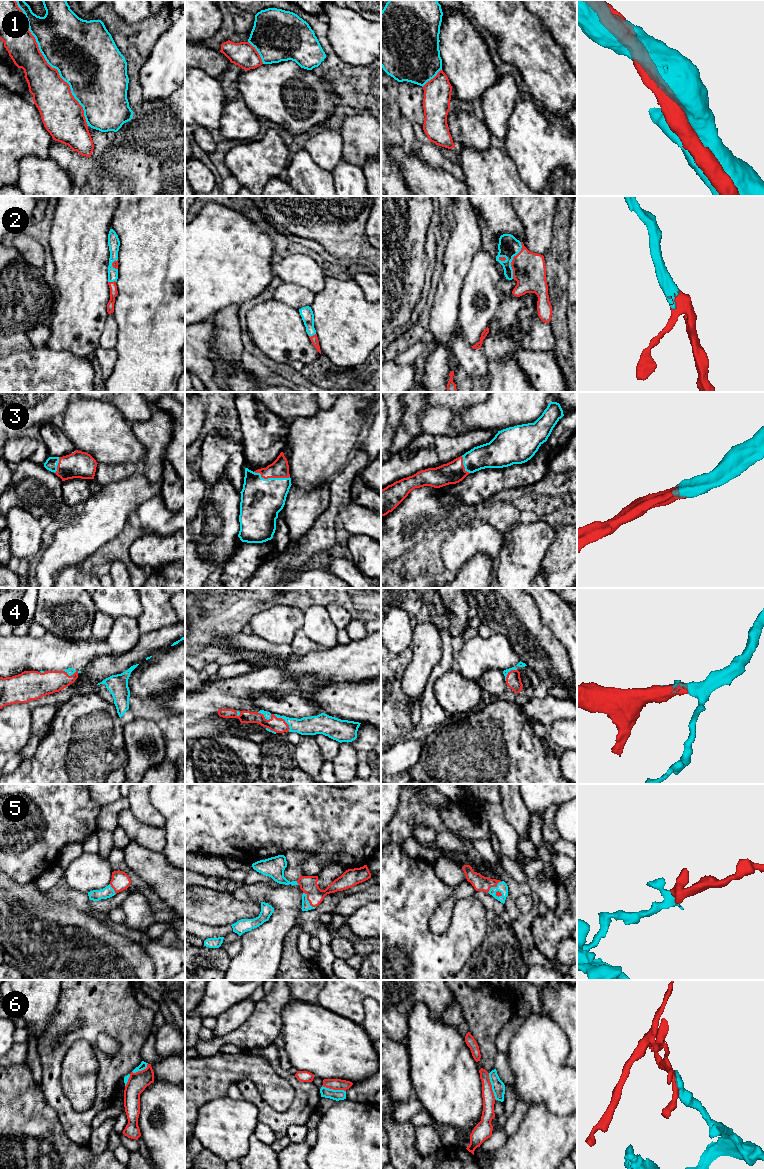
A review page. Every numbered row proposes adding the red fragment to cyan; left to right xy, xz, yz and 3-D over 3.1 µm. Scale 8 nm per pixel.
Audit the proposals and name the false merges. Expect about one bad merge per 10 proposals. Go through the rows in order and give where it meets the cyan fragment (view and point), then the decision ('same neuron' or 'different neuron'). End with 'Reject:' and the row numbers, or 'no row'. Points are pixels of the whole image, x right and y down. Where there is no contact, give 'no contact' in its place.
1: contact xy (48, 63); same neuron
2: contact yz (512, 259); same neuron
3: contact xz (271, 478); same neuron
4: contact xz (284, 719); same neuron
5: contact xz (308, 901); same neuron
6: contact yz (492, 1086); different neuron
Reject: 6

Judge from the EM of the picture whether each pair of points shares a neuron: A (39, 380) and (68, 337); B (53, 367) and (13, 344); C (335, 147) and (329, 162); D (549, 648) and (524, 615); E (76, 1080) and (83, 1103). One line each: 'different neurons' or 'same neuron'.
A: different neurons
B: different neurons
C: same neuron
D: same neuron
E: same neuron

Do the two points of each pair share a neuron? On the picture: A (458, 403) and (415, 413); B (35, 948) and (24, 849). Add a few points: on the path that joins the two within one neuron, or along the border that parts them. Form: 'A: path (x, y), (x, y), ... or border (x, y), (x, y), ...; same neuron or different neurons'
A: path (447, 402), (426, 402); same neuron
B: border (10, 877), (20, 883), (34, 882); different neurons

